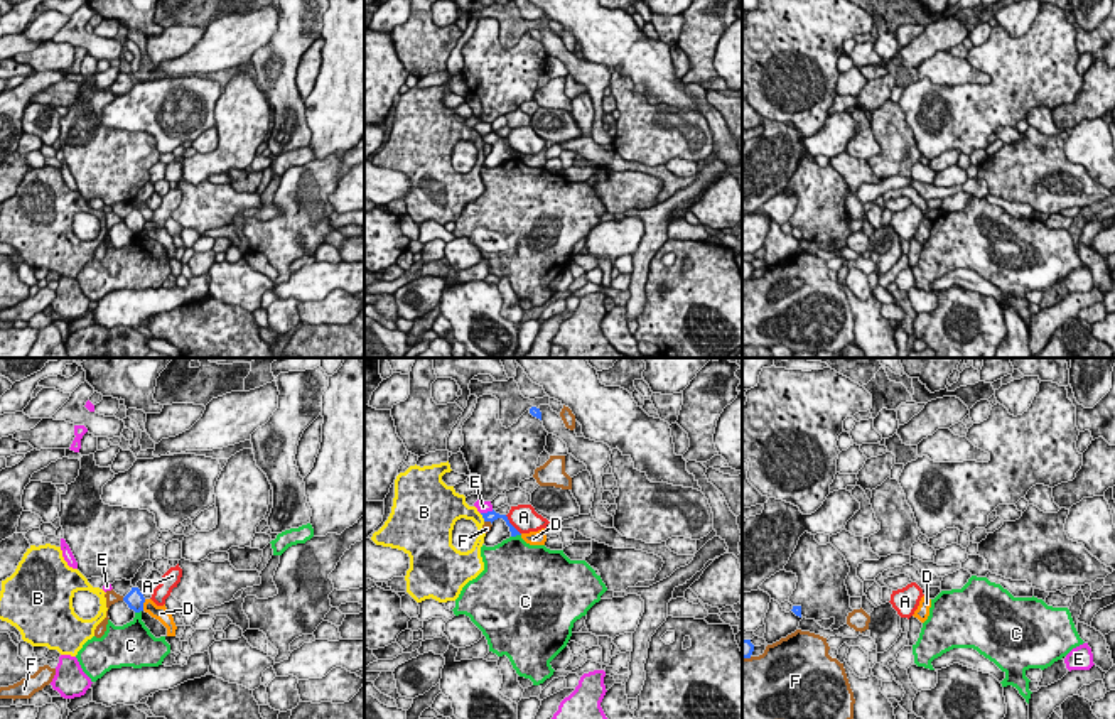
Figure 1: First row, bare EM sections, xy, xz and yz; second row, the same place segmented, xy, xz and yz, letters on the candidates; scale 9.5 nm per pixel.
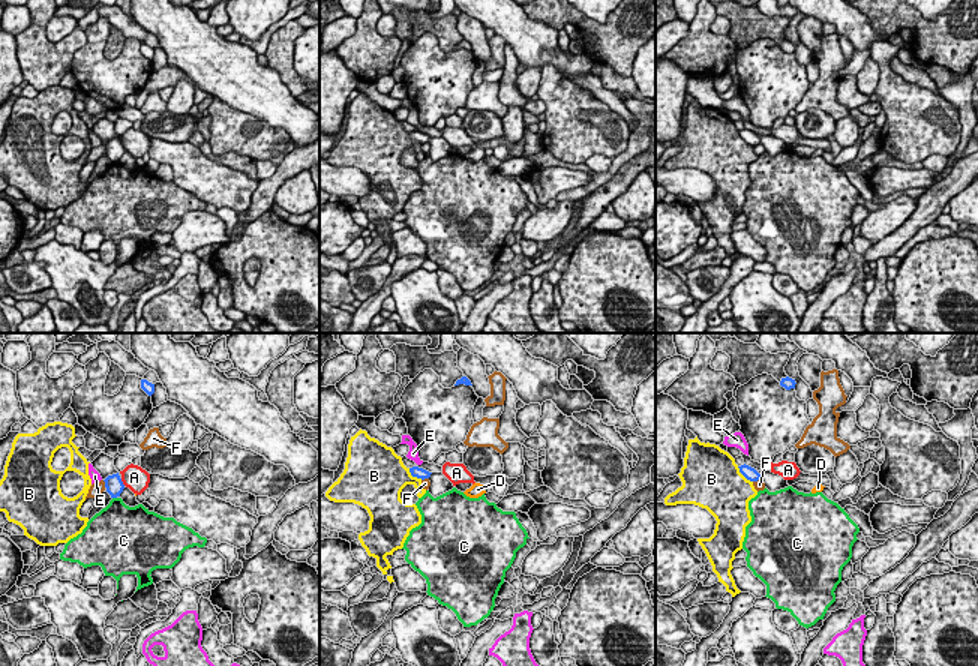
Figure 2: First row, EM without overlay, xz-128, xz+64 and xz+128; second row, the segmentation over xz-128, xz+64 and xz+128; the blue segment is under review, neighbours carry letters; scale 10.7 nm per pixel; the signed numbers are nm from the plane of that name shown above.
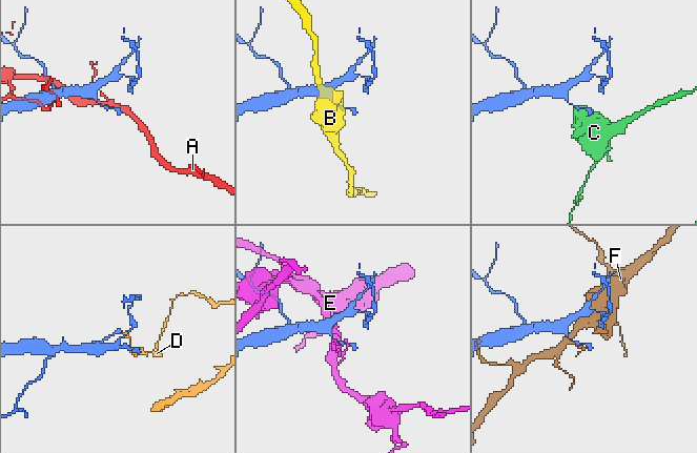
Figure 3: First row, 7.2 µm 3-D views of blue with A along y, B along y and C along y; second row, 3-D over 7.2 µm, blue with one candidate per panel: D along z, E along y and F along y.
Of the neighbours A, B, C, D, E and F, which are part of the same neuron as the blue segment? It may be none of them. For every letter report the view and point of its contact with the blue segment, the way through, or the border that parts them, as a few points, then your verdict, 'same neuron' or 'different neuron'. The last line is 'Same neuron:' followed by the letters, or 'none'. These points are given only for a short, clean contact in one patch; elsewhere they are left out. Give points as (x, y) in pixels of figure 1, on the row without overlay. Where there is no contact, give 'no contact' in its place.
A: contact xz (511, 147); different neuron
B: contact xz (483, 139); different neuron
C: contact xz (515, 157); border xz (520, 156), (511, 159); different neuron
D: contact xy (142, 227); border xy (145, 221), (142, 232); different neuron
E: contact xz (488, 134); different neuron
F: contact yz (746, 279); different neuron
Same neuron: none

